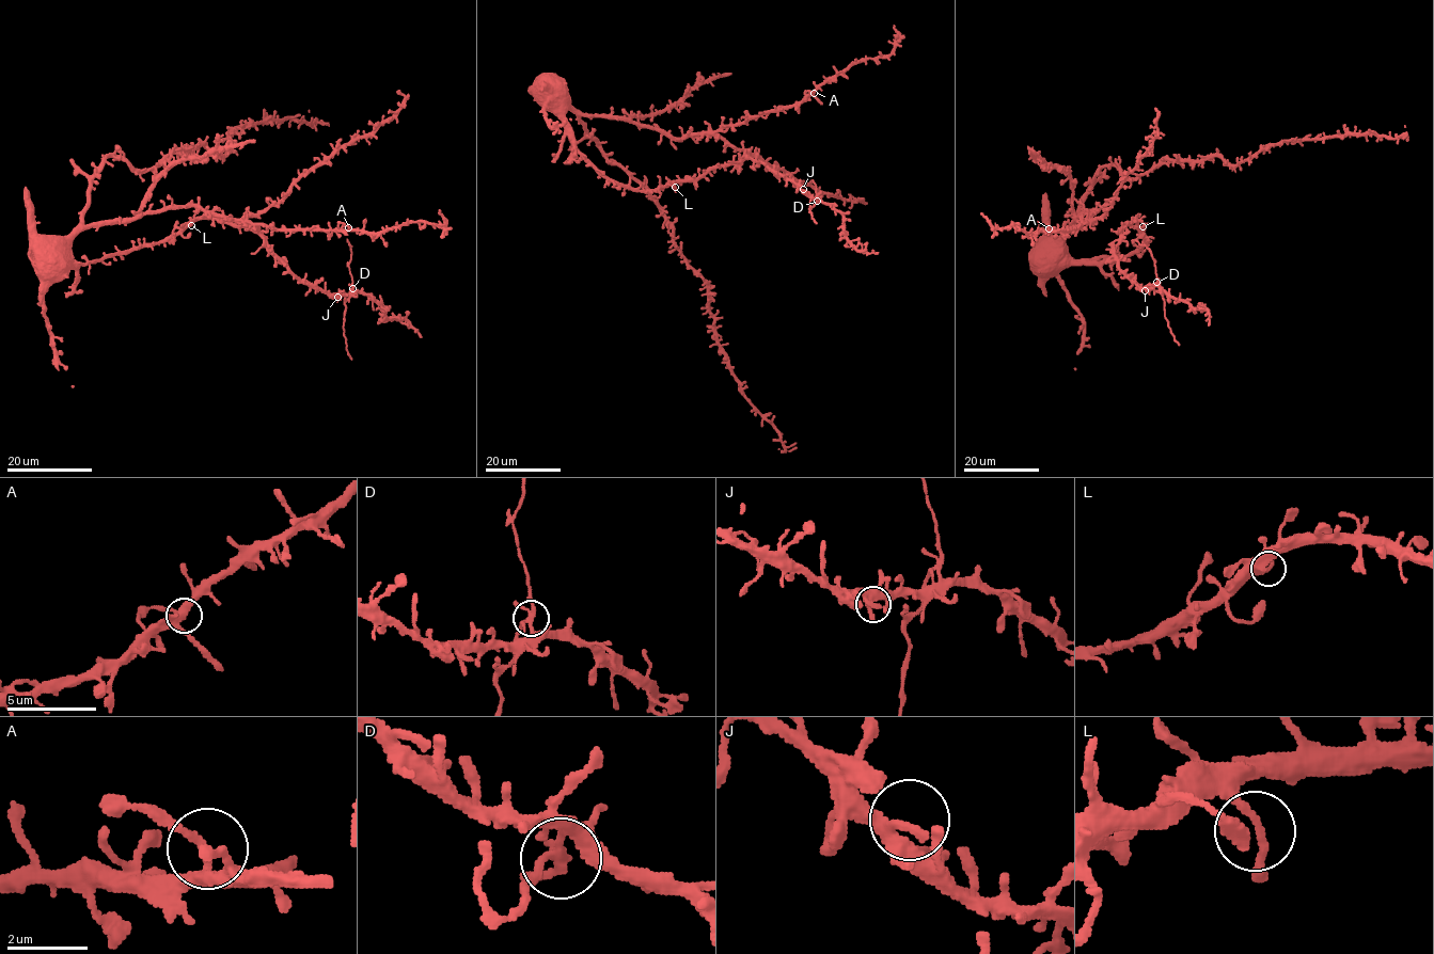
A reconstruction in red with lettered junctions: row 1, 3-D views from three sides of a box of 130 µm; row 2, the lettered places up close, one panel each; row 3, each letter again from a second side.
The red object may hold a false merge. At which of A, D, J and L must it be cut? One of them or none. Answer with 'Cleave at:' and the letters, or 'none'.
Cleave at: D

